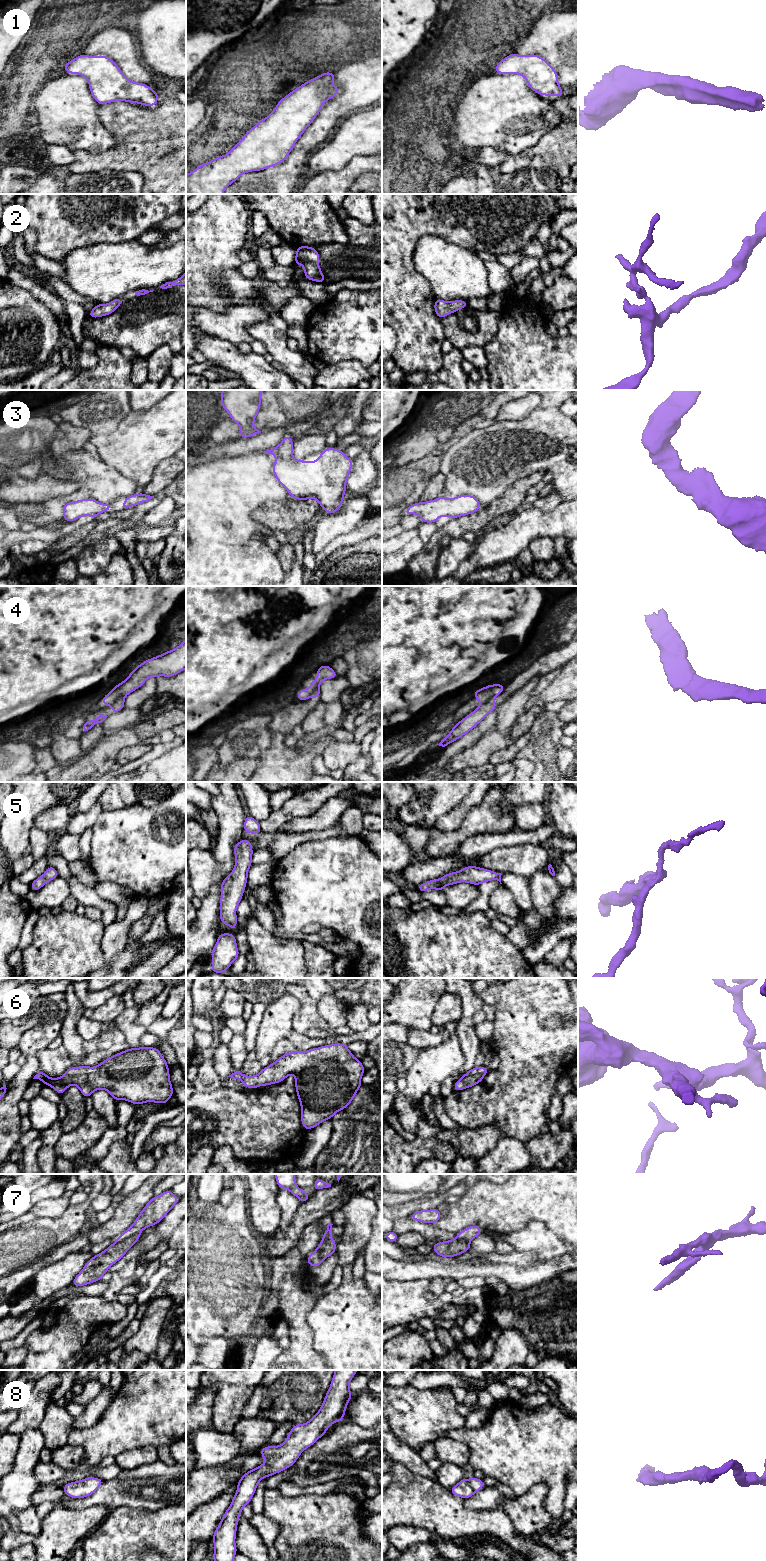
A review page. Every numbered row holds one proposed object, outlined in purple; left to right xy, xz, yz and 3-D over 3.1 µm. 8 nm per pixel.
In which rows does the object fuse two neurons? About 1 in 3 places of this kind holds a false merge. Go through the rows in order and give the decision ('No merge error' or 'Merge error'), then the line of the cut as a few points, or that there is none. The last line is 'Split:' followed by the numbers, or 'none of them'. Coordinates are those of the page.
1: No merge error. No split
2: No merge error. No split
3: No merge error. No split
4: Merge error. Split along yz (493, 696), (481, 704)
5: No merge error. No split
6: No merge error. No split
7: Merge error. Split along xy (139, 1233), (116, 1241)
8: No merge error. No split
Split: 4, 7

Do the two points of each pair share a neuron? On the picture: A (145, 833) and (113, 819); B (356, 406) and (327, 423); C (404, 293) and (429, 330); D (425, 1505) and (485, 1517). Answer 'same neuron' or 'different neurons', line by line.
A: same neuron
B: different neurons
C: same neuron
D: same neuron

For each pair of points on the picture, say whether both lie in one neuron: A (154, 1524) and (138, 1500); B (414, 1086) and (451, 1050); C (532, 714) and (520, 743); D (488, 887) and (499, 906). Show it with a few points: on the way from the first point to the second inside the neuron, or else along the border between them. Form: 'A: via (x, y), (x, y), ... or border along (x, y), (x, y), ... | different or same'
A: border along (167, 1505), (156, 1510), (121, 1507) | different
B: via (423, 1077), (442, 1059) | same
C: border along (528, 732), (510, 741) | different
D: border along (500, 884), (490, 894), (489, 907) | different

